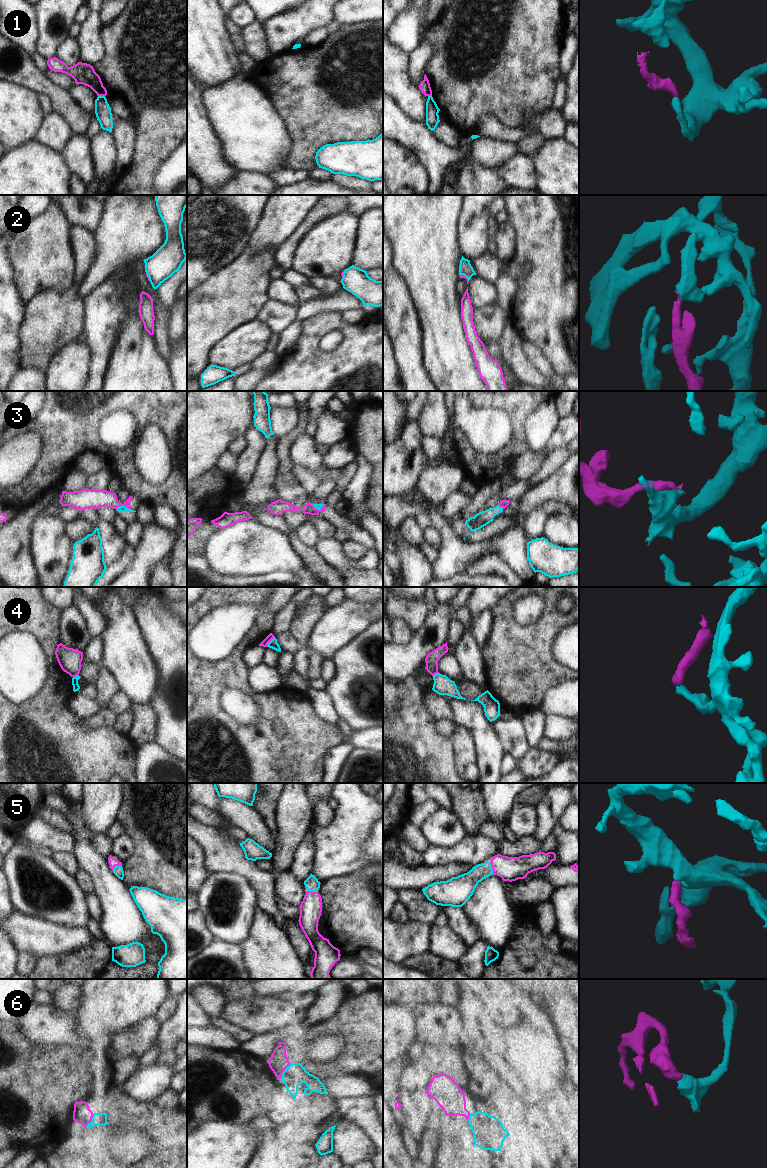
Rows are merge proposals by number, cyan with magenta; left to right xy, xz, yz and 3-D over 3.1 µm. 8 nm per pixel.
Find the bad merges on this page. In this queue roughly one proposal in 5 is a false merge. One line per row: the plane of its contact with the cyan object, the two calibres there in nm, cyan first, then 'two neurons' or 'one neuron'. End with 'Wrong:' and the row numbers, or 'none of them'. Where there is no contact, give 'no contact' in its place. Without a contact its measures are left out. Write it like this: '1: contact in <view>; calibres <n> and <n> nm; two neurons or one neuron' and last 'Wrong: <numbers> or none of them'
1: contact in xy; calibres 130 and 170 nm; two neurons
2: contact in yz; calibres 110 and 30 nm; one neuron
3: contact in xy; calibres 50 and 150 nm; two neurons
4: contact in xz; calibres 70 and 60 nm; two neurons
5: contact in yz; calibres 170 and 190 nm; one neuron
6: contact in xz; calibres 170 and 160 nm; one neuron
Wrong: 1, 3, 4

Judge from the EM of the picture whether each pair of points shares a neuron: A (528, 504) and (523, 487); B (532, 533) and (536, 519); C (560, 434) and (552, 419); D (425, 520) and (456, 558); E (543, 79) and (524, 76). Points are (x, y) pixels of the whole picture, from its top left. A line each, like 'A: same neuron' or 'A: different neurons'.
A: different neurons
B: same neuron
C: different neurons
D: different neurons
E: same neuron

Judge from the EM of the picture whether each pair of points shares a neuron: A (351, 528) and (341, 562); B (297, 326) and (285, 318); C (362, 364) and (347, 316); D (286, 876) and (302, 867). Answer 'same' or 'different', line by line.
A: different
B: different
C: different
D: different

